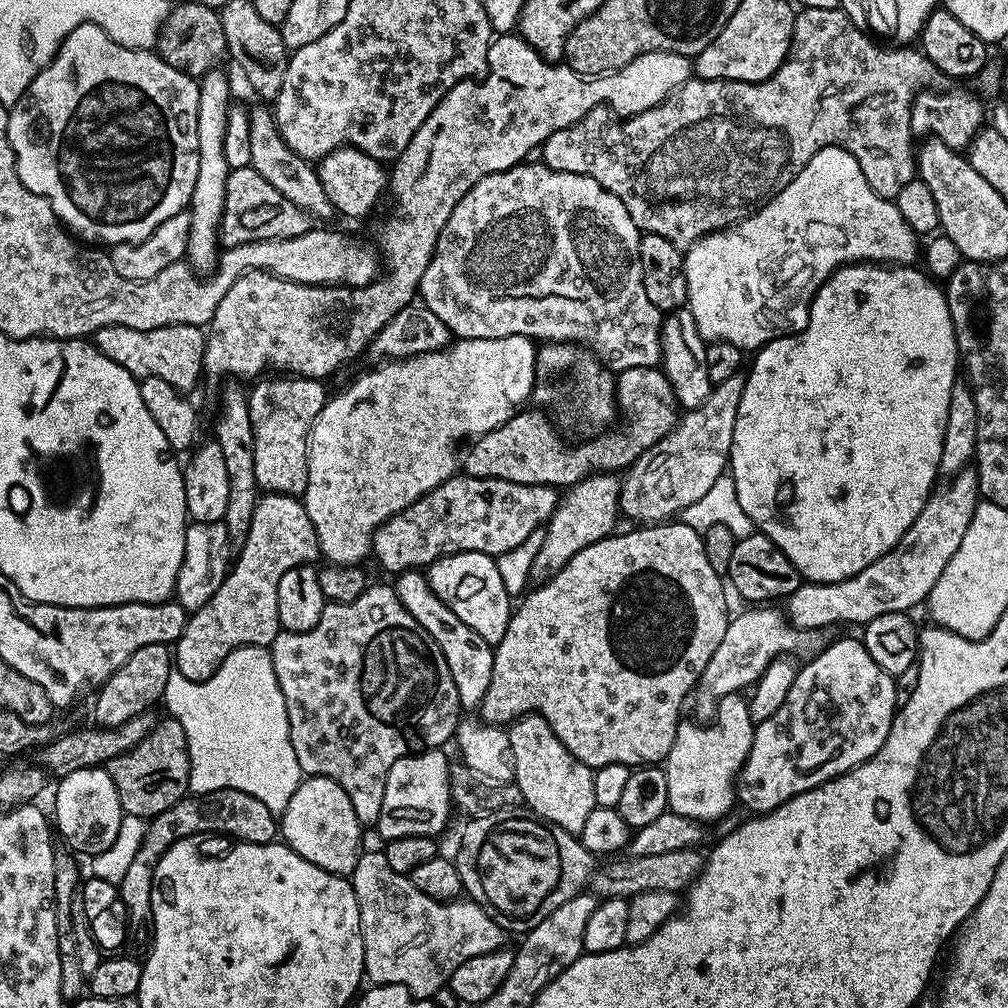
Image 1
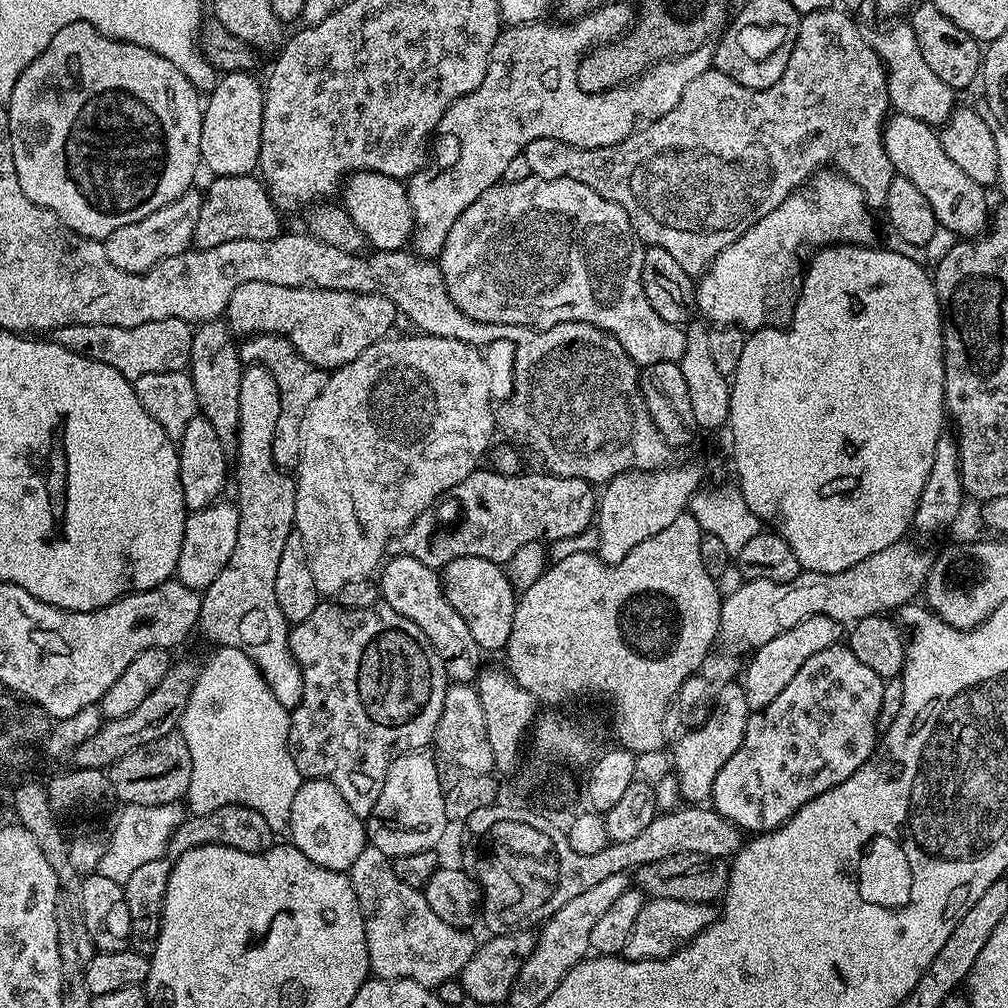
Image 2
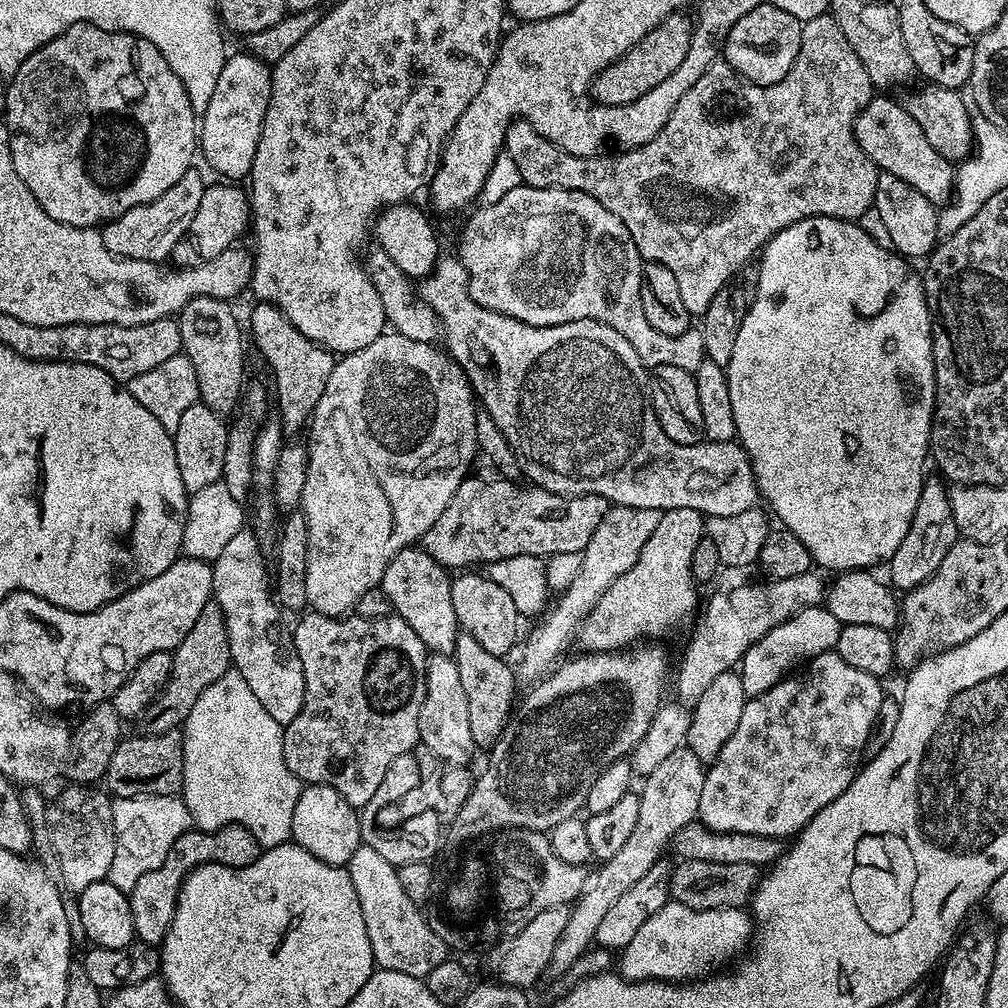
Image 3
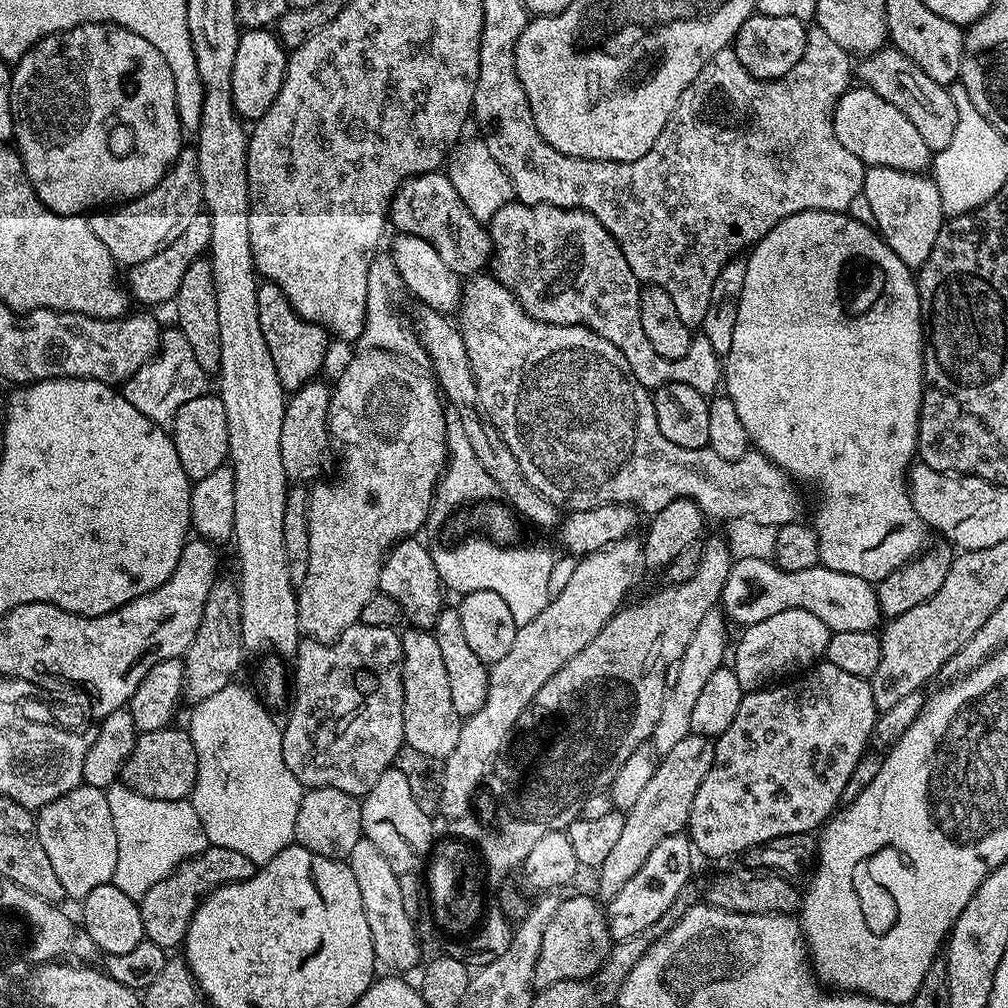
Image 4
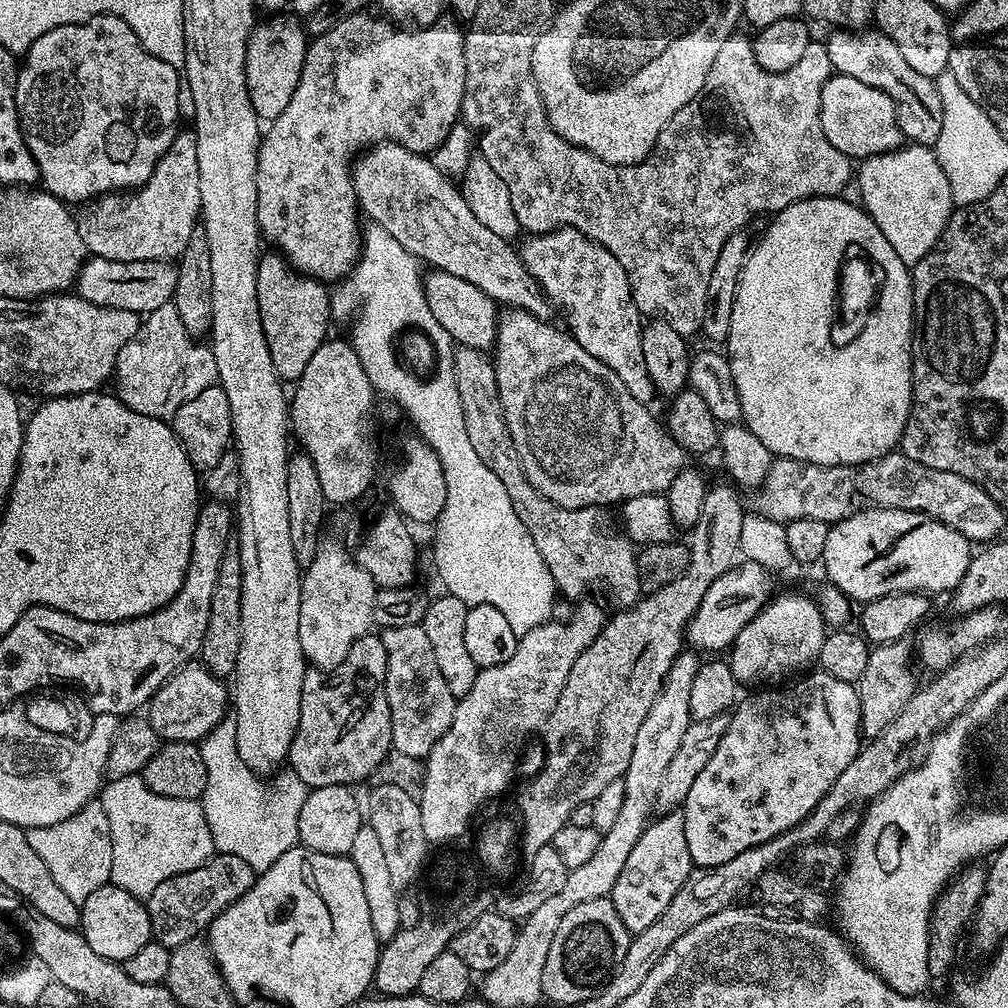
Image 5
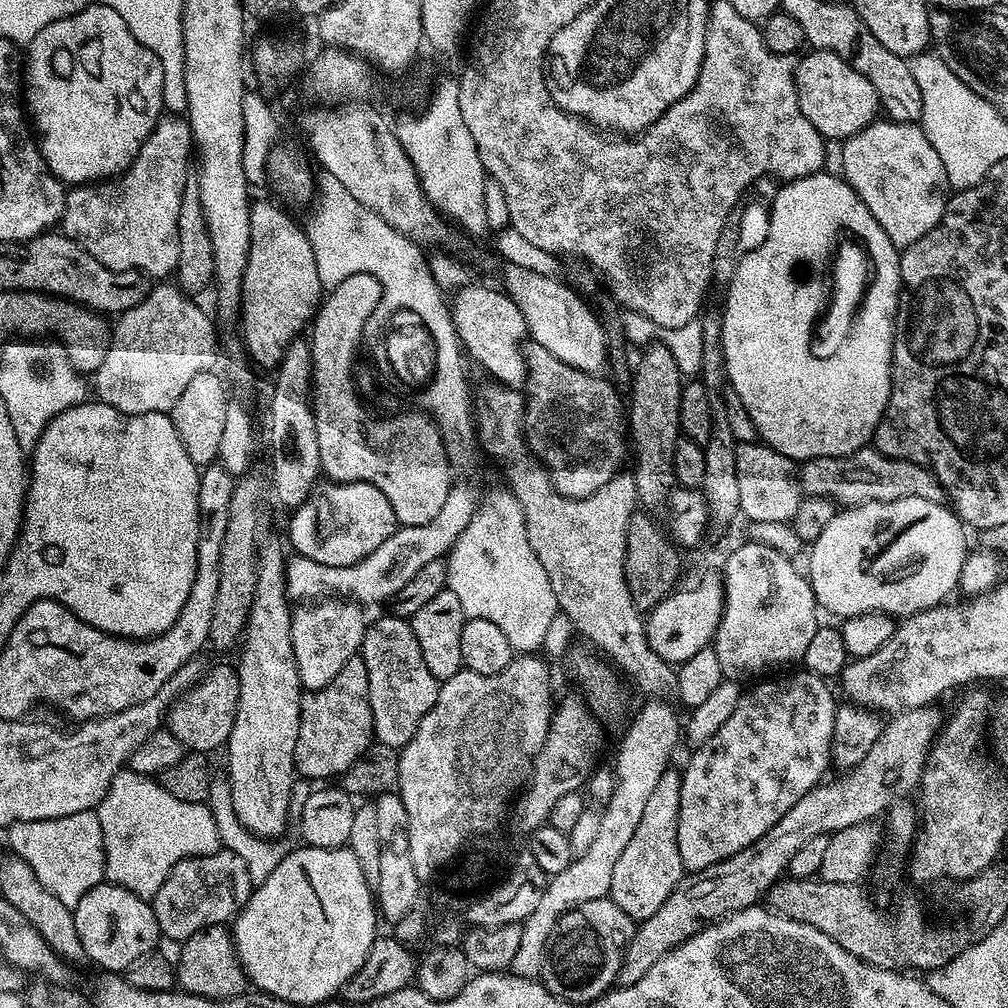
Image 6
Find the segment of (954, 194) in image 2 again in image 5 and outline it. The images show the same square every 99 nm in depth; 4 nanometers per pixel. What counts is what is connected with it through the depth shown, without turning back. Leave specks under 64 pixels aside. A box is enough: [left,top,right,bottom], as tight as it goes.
[820,74,905,158]

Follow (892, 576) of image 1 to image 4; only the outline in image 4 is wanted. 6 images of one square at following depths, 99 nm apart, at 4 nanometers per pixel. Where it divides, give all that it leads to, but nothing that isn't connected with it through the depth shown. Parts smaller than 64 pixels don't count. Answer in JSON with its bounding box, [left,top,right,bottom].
[650,609,730,754]

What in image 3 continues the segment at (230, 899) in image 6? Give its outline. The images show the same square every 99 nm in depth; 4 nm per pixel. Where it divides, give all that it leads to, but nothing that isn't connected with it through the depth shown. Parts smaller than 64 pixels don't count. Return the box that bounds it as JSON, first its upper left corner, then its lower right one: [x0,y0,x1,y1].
[128,824,261,945]

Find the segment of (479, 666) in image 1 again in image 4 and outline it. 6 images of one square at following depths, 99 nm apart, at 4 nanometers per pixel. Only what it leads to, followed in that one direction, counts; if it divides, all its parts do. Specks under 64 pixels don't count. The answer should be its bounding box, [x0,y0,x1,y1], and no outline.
[379,538,446,629]

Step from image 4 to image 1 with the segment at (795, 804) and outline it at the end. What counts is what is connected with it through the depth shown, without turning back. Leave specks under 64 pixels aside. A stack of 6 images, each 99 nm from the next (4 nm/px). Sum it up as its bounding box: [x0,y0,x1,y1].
[736,636,898,814]

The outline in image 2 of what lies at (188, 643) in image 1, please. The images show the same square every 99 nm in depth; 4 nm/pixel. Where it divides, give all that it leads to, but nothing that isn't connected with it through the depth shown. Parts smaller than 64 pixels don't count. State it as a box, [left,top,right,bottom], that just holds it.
[199,363,295,677]

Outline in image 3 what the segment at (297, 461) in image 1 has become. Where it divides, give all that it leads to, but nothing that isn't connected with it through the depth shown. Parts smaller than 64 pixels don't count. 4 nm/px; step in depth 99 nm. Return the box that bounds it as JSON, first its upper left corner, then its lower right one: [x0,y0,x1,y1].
[246,302,337,438]

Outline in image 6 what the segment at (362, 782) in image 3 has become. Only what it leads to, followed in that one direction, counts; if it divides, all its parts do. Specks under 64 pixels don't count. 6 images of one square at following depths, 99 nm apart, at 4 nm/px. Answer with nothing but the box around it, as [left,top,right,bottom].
[294,686,374,782]

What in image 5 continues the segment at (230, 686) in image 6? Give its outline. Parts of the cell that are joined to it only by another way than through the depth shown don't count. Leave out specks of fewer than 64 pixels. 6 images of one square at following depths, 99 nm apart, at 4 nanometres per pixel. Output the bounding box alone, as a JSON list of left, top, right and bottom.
[146,662,230,744]

